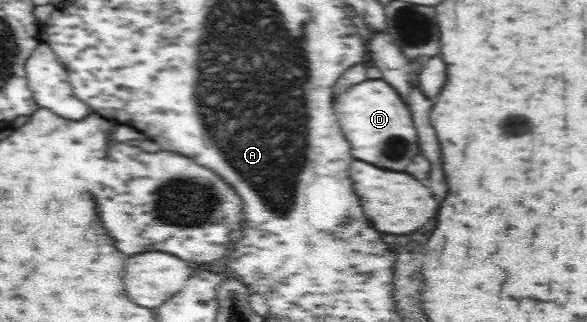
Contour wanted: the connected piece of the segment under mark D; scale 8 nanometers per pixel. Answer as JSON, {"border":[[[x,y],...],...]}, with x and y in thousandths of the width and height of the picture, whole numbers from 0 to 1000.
{"border":[[[618,248],[588,280],[567,317],[574,379],[598,453],[601,491],[652,516],[659,528],[687,528],[704,478],[710,478],[710,422],[697,342],[683,323],[673,280],[652,248]]]}

